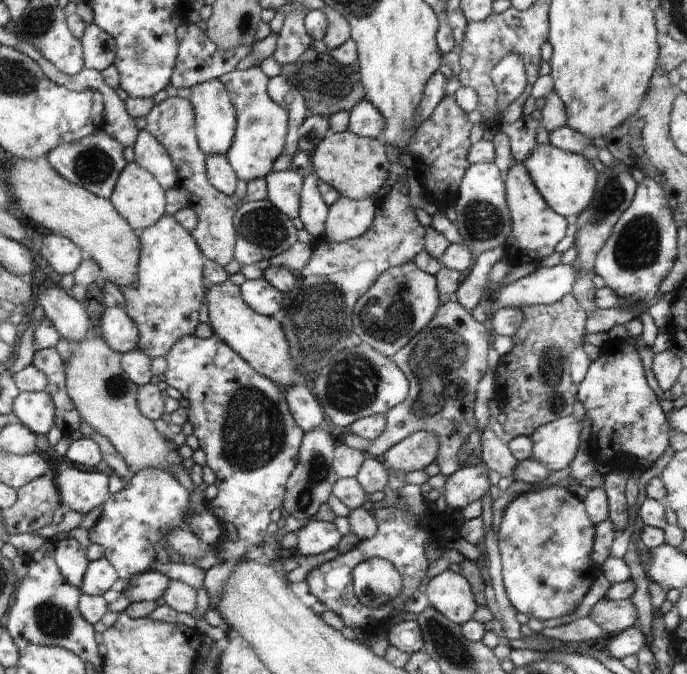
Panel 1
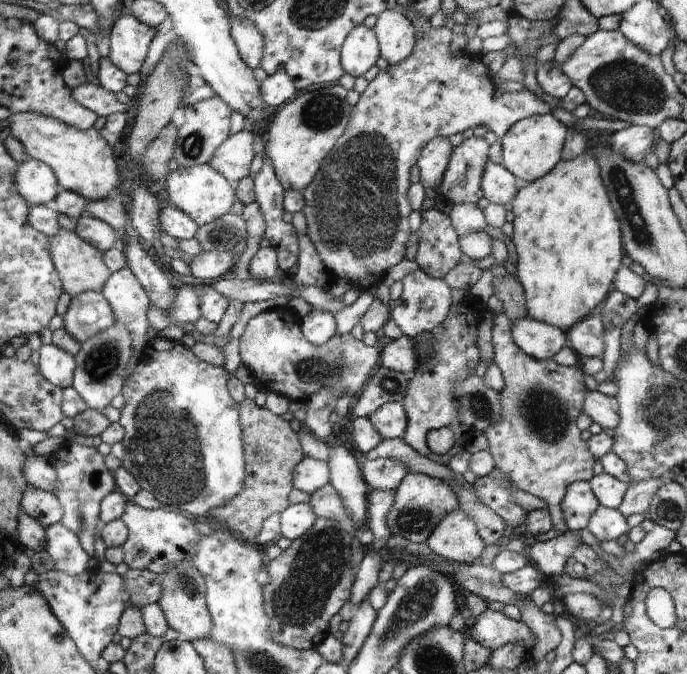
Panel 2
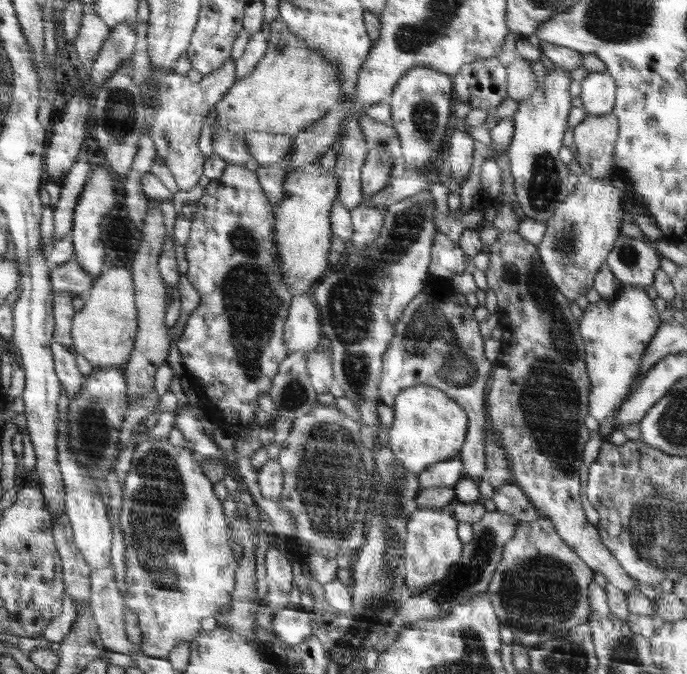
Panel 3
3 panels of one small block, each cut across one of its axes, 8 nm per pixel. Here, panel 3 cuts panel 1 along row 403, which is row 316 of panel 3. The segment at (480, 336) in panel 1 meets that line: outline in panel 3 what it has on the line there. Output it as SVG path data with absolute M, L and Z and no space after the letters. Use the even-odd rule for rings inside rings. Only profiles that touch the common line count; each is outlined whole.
M431 281L423 287L420 295L416 296L404 308L401 318L398 320L394 330L394 338L387 347L386 353L382 358L382 374L380 374L380 384L378 386L378 395L382 402L389 407L395 406L395 398L403 392L404 389L412 388L416 385L427 384L439 387L445 391L452 399L455 399L459 406L467 414L467 440L463 445L463 454L460 454L464 468L464 476L472 477L476 481L486 479L486 470L484 470L484 428L486 428L486 412L484 412L484 386L486 380L490 378L490 362L484 356L484 344L478 332L478 322L474 320L474 308L466 304L466 296L450 292L450 298L440 298L436 294L436 288Z

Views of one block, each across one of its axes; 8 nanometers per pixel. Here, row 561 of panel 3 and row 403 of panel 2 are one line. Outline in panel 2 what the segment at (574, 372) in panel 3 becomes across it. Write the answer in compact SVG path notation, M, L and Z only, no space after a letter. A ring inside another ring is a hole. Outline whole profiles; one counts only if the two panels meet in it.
M588 390L583 401L583 412L602 428L616 429L619 424L619 404L614 397Z

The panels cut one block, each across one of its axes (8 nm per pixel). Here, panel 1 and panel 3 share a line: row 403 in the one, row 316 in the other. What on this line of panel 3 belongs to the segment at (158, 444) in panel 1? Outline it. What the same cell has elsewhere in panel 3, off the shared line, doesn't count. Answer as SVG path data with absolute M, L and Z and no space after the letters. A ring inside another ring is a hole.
M112 268L98 276L93 286L85 296L86 304L74 318L73 338L74 352L83 356L92 368L118 368L126 362L130 362L130 354L133 354L132 344L136 336L136 328L139 328L139 316L136 316L134 306L133 276L126 268Z

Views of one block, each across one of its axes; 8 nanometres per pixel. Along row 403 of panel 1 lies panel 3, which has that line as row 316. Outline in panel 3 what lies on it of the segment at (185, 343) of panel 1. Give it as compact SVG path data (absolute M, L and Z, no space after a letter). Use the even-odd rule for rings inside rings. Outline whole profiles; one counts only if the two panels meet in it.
M230 164L218 180L203 188L191 222L188 242L184 245L188 262L186 275L198 290L200 305L184 324L178 350L203 407L216 406L216 416L222 416L224 430L234 435L241 429L251 429L256 423L257 400L268 394L280 363L288 356L283 346L283 327L292 299L283 284L282 264L276 250L275 208L264 193L257 171Z

